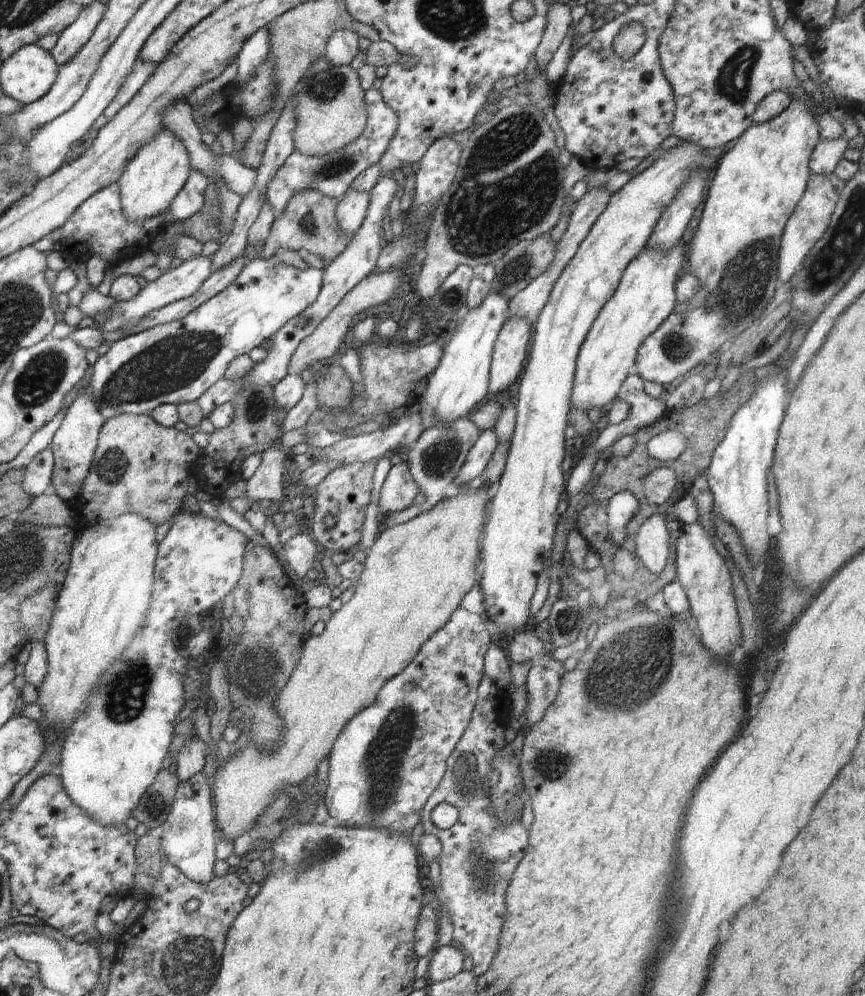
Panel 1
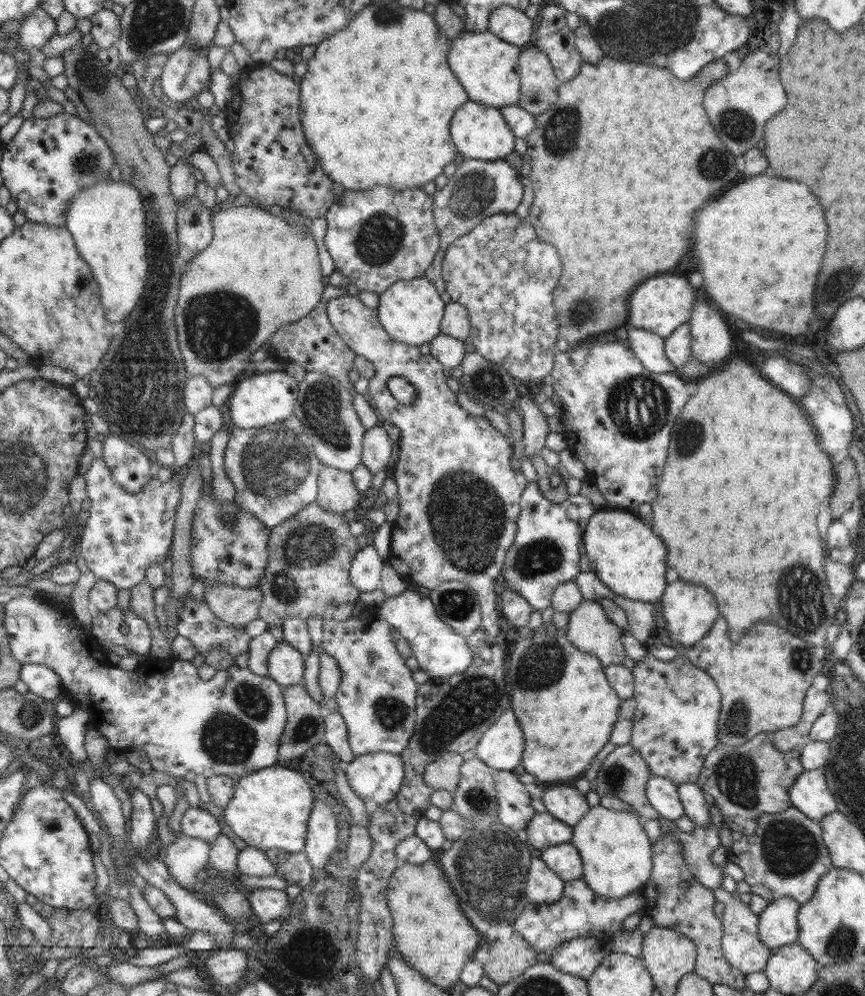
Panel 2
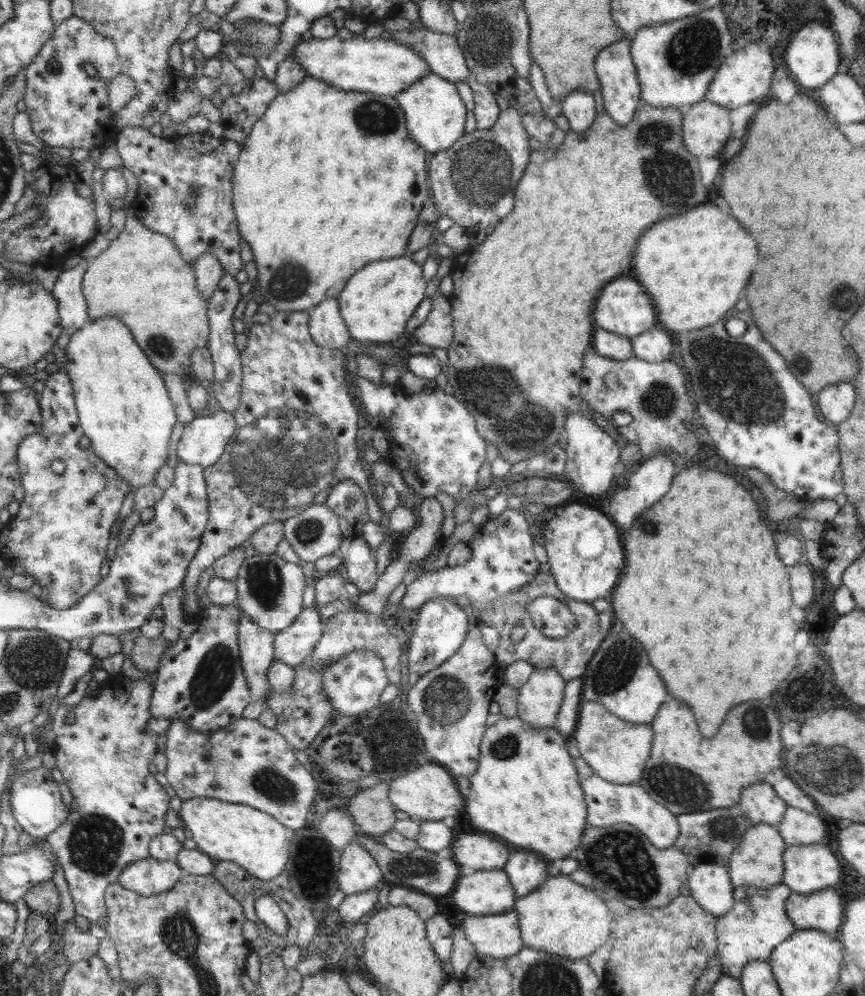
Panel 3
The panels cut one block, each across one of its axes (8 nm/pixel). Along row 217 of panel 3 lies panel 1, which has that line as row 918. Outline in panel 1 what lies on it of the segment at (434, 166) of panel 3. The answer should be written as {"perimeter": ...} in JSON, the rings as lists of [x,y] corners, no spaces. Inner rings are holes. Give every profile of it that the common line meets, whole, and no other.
{"perimeter":[[[485,675],[478,683],[477,701],[470,722],[454,747],[454,752],[448,757],[445,775],[422,808],[420,820],[422,834],[433,834],[442,844],[440,884],[436,886],[434,894],[438,900],[438,910],[444,908],[444,914],[452,922],[453,939],[462,944],[463,953],[472,958],[471,972],[476,977],[489,971],[496,956],[506,918],[504,896],[530,844],[529,829],[520,823],[521,818],[504,824],[498,822],[496,816],[490,814],[492,804],[488,800],[488,792],[484,792],[490,762],[508,741],[504,736],[504,726],[490,716],[490,698],[502,696],[502,691]],[[442,802],[456,806],[459,812],[458,822],[445,830],[437,828],[430,819],[432,810]]]}

